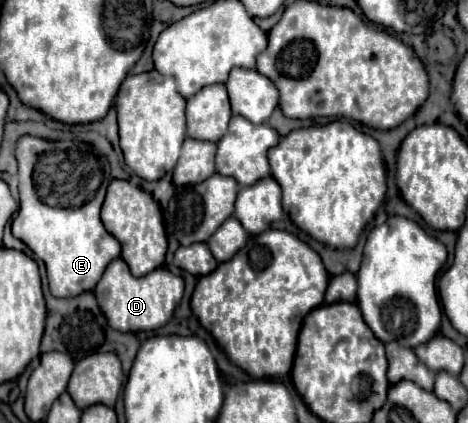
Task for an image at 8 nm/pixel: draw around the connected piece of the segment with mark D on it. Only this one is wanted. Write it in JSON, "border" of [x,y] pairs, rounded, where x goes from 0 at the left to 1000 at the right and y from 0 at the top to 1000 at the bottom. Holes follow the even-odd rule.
{"border":[[[252,608],[244,612],[218,660],[209,664],[201,697],[209,707],[214,730],[222,735],[235,773],[252,778],[252,783],[325,783],[346,773],[372,740],[376,721],[385,716],[393,693],[393,660],[363,645],[350,631],[338,631],[329,641],[321,641],[308,655],[286,655],[274,636],[274,626]],[[218,693],[218,697],[214,697]]]}

